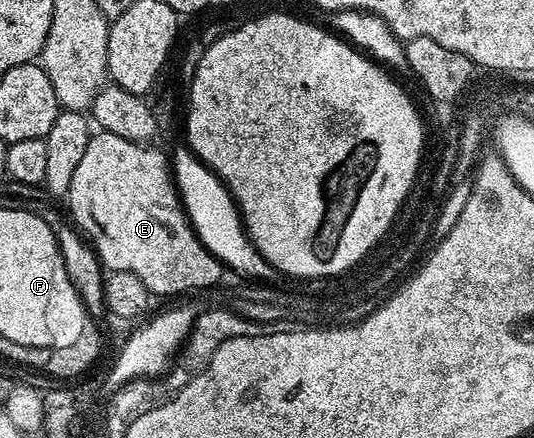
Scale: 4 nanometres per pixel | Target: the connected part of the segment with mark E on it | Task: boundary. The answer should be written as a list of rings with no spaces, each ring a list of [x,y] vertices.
[[[104,131],[94,132],[90,136],[87,151],[83,154],[79,167],[75,167],[75,176],[71,178],[71,187],[67,194],[76,228],[91,242],[106,270],[135,274],[149,289],[150,294],[157,296],[158,293],[161,297],[169,297],[172,293],[185,293],[188,289],[205,289],[208,285],[218,284],[222,280],[222,263],[209,253],[194,233],[182,208],[174,174],[166,155],[164,157],[159,150],[149,148],[153,147]]]

